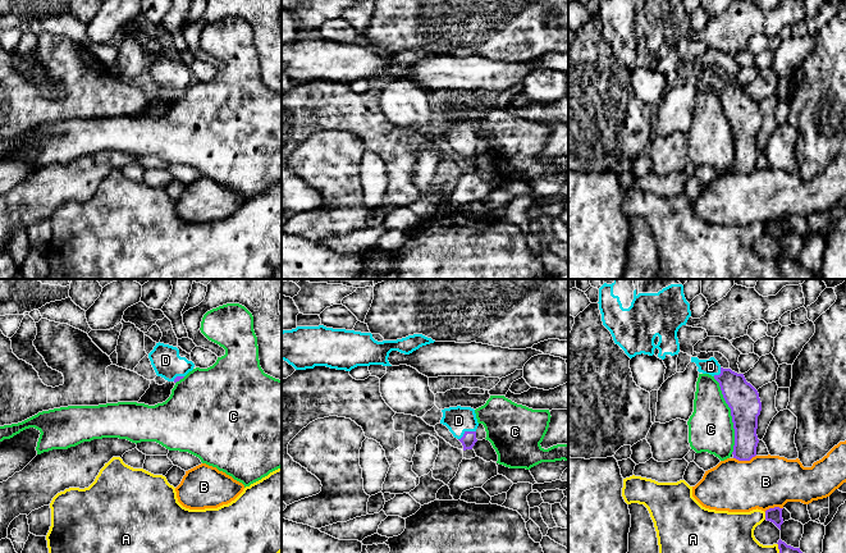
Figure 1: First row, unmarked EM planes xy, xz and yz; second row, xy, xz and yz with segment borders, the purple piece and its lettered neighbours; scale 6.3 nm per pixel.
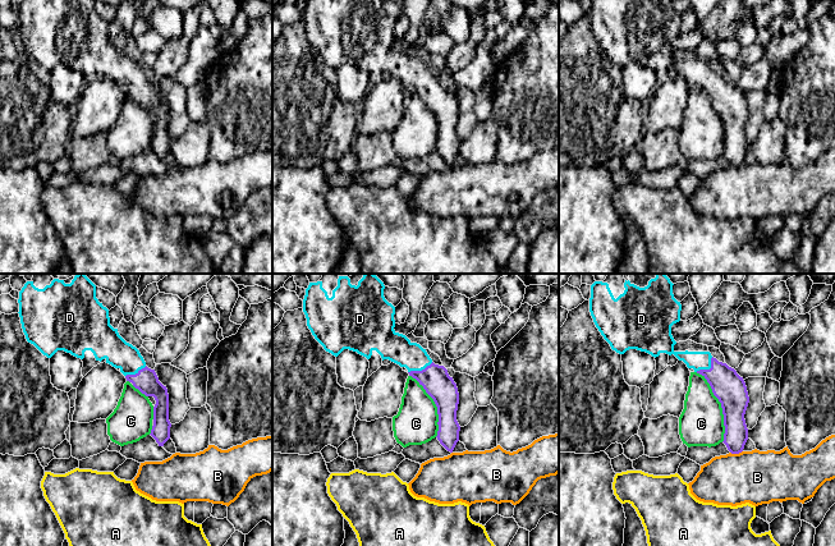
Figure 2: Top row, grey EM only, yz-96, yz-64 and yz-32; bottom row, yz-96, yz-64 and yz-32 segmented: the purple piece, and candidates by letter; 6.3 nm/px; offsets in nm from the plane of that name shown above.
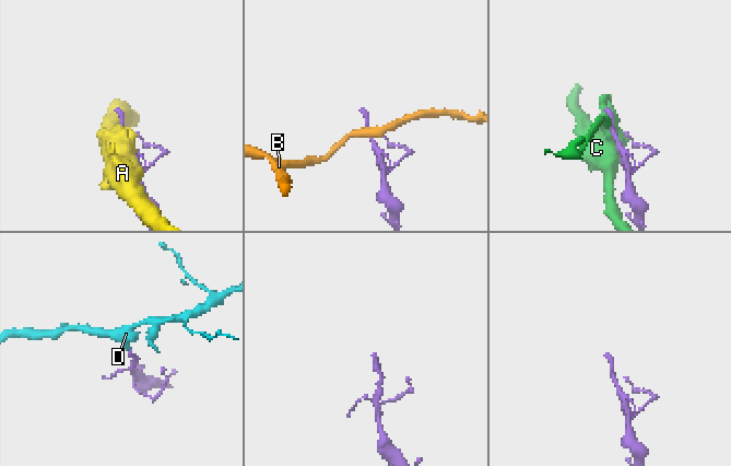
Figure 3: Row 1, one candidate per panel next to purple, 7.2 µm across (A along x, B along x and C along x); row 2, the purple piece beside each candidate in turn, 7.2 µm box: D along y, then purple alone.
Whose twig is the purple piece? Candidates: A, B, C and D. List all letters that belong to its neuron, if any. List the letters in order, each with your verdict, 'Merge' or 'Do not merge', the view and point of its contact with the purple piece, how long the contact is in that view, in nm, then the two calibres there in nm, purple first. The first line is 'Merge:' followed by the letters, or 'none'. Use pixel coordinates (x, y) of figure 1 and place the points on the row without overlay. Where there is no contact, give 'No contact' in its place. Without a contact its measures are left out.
Merge: D
A: Do not merge. Touches purple at yz (766, 229). Shared border 50 nm. Thickness 100 nm (purple) against 280 nm
B: Do not merge. Touches purple at yz (744, 173). Shared border 150 nm. Thickness 160 nm (purple) against 340 nm
C: Do not merge. Touches purple at yz (731, 128). Shared border 500 nm. Thickness 200 nm (purple) against 280 nm
D: Merge. Touches purple at xz (466, 145). Shared border 130 nm. Thickness 90 nm (purple) against 160 nm

